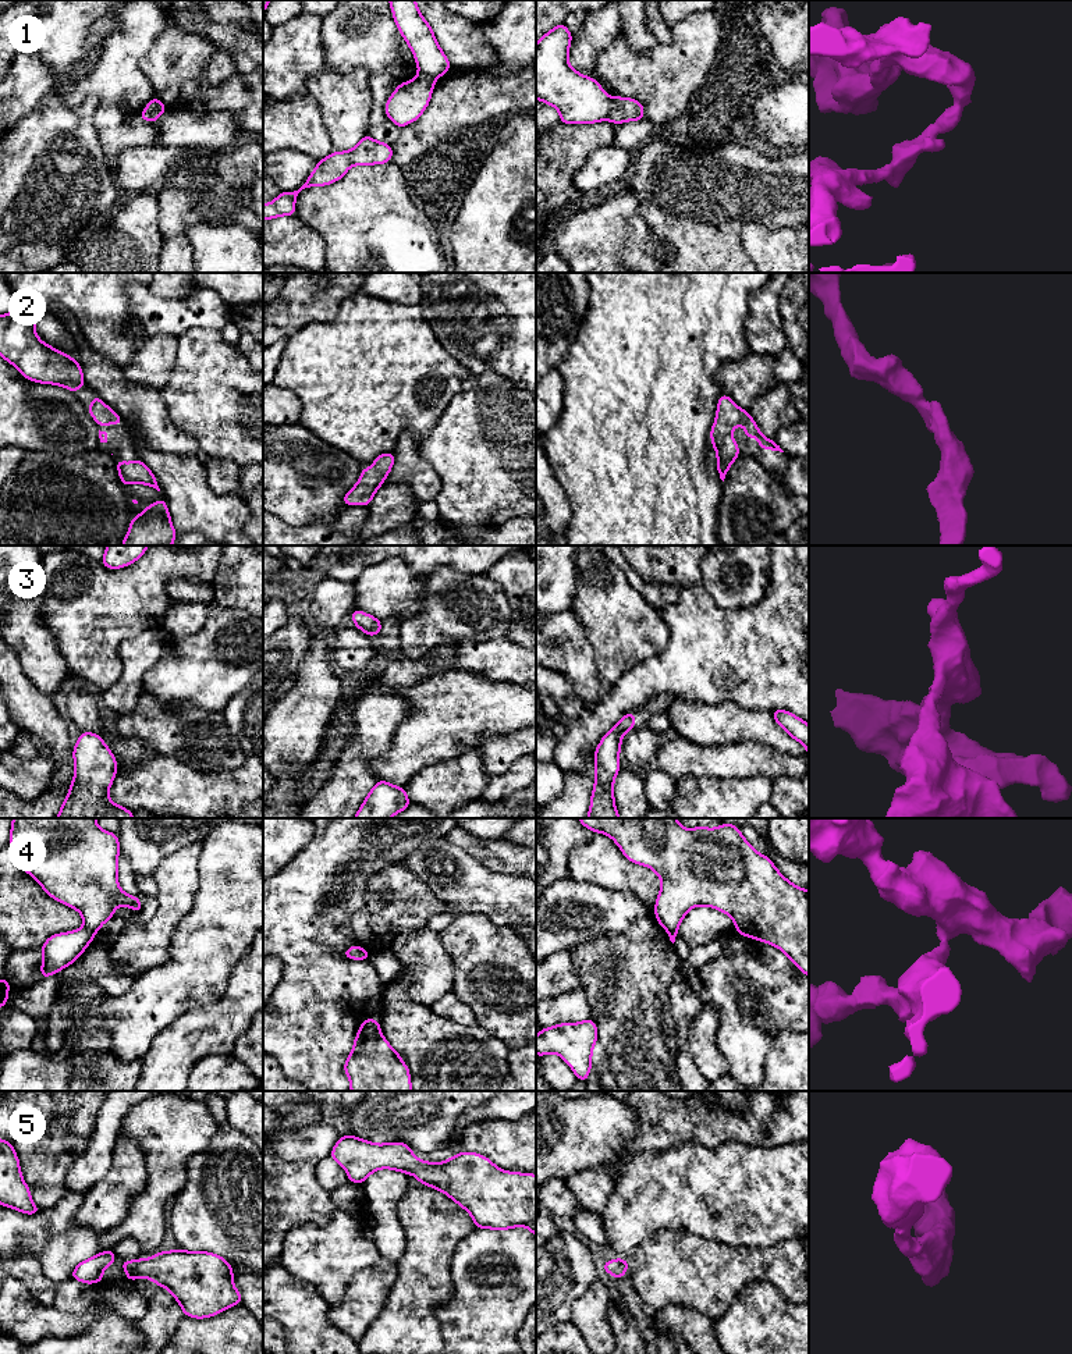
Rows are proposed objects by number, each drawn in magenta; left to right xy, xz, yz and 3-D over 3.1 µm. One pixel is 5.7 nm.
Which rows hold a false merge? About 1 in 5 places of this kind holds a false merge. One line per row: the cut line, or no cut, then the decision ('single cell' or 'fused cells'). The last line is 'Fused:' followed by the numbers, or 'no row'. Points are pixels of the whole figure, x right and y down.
1: yz (613, 98), (613, 106), (607, 118) | fused cells
2: no cut | single cell
3: no cut | single cell
4: xy (84, 926), (95, 933) | fused cells
5: no cut | single cell
Fused: 1, 4

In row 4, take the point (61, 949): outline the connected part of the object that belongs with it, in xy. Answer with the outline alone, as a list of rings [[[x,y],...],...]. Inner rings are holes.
[[[82,927],[75,931],[54,934],[42,945],[42,980],[74,963],[93,941],[95,932]]]

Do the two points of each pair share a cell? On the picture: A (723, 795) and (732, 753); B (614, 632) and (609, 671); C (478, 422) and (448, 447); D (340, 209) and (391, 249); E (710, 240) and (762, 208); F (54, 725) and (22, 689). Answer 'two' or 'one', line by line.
A: two
B: one
C: one
D: one
E: one
F: one

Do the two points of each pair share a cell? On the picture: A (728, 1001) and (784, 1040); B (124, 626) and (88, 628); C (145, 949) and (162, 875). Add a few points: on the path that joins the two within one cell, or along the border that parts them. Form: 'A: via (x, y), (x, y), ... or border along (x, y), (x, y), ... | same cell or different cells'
A: border along (794, 1030), (781, 1030), (776, 1036), (765, 1065) | different cells
B: via (116, 626), (96, 626) | same cell
C: via (158, 931), (166, 919), (166, 894) | same cell

